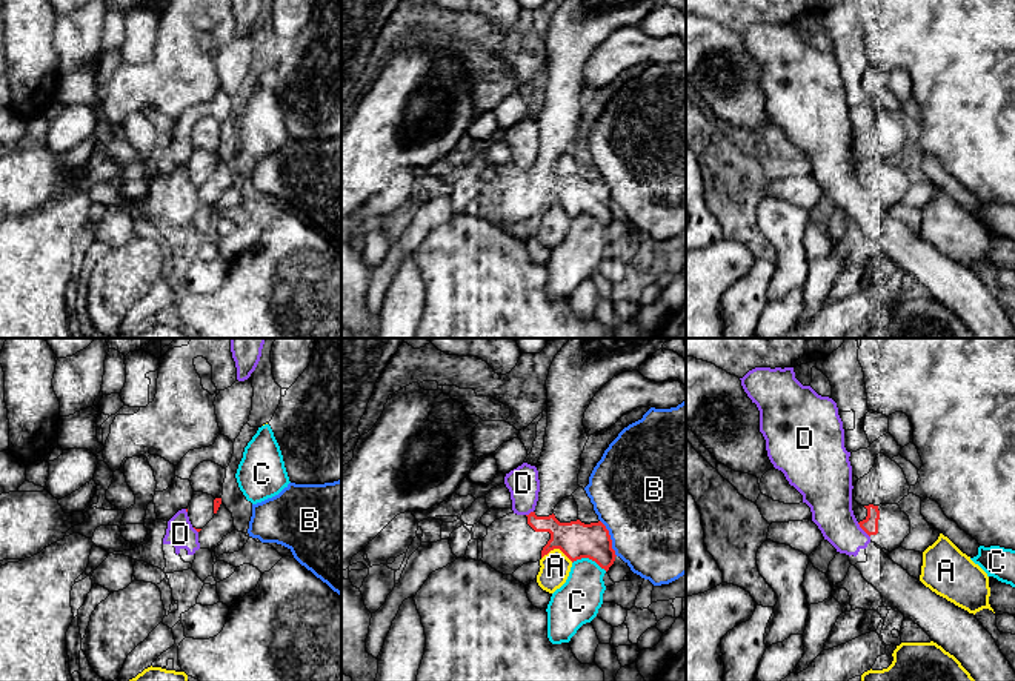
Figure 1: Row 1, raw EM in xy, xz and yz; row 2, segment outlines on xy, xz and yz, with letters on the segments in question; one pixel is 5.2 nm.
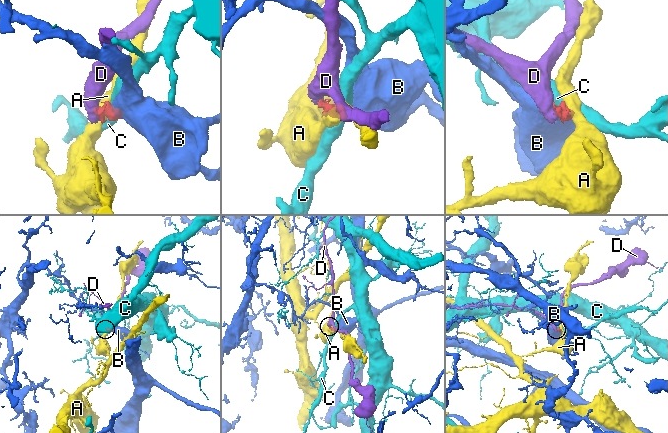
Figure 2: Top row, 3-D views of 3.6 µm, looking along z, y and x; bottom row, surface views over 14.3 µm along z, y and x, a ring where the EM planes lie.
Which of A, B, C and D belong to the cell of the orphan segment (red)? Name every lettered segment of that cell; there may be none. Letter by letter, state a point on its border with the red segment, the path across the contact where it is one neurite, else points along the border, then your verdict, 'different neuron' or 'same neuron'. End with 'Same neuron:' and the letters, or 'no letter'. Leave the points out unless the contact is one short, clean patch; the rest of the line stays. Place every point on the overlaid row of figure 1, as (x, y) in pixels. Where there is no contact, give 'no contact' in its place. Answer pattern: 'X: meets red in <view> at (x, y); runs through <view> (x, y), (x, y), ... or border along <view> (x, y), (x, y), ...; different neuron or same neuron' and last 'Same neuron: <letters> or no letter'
A: meets red in xz at (557, 548); different neuron
B: meets red in xz at (609, 538); different neuron
C: meets red in xz at (589, 558); different neuron
D: meets red in yz at (863, 529); different neuron
Same neuron: no letter

